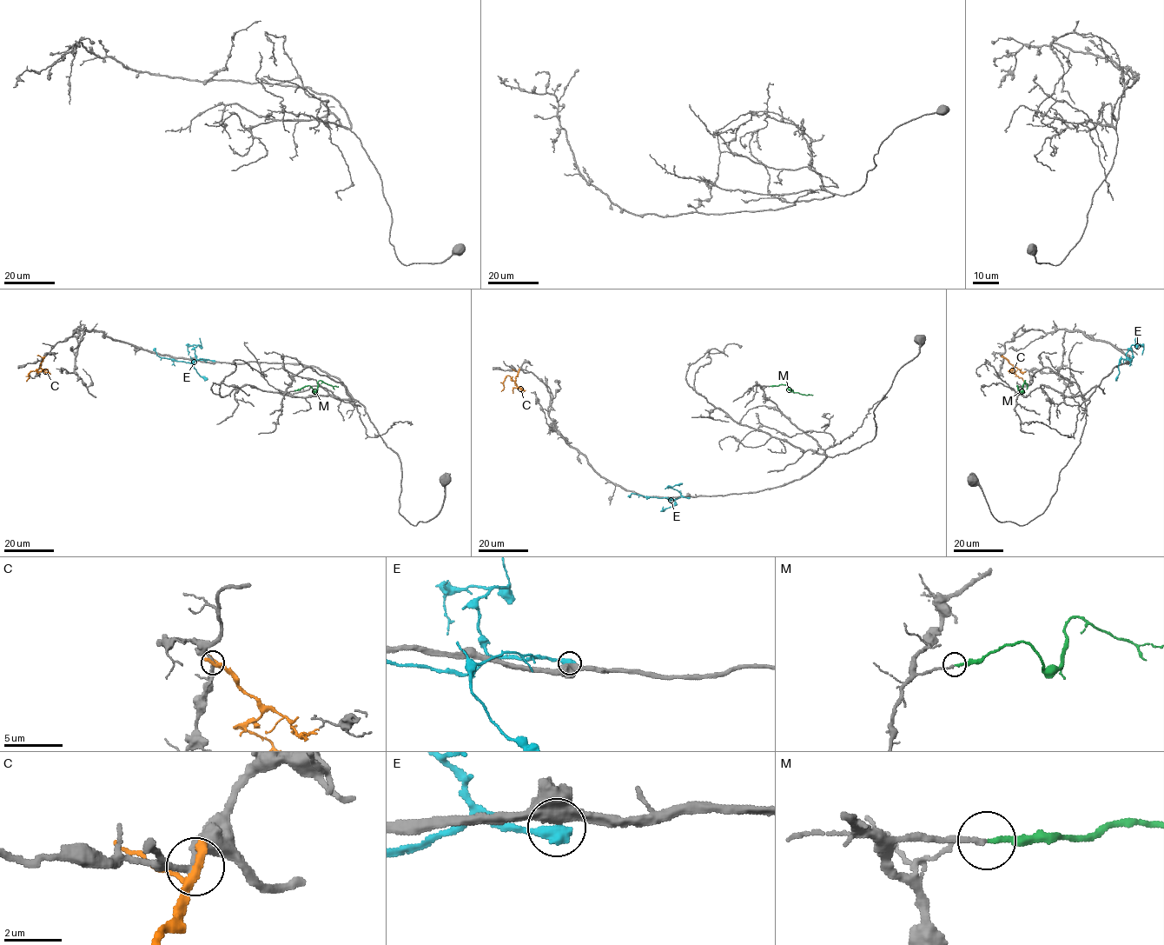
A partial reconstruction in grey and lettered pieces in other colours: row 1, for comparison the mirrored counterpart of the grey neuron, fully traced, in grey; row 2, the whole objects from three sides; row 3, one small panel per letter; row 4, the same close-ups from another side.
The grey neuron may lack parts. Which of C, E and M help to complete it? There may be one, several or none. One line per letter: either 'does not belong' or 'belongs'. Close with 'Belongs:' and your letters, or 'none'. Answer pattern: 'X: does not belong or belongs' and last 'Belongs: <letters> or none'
C: does not belong
E: does not belong
M: belongs
Belongs: M

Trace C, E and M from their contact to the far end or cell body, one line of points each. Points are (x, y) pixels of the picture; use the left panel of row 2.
C: (44, 357), (39, 368), (28, 374), (26, 381)
E: (214, 361), (195, 360), (188, 363), (160, 357), (155, 348)
M: (294, 390), (309, 385), (315, 391), (320, 380), (338, 386)

